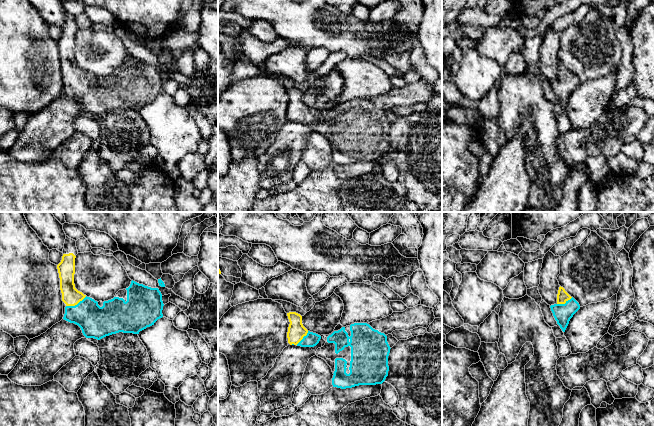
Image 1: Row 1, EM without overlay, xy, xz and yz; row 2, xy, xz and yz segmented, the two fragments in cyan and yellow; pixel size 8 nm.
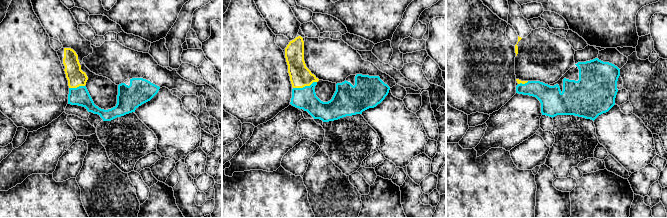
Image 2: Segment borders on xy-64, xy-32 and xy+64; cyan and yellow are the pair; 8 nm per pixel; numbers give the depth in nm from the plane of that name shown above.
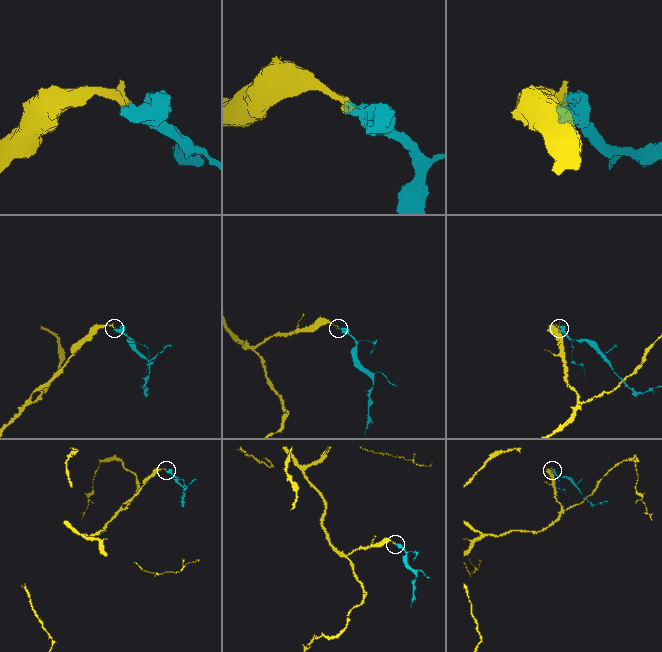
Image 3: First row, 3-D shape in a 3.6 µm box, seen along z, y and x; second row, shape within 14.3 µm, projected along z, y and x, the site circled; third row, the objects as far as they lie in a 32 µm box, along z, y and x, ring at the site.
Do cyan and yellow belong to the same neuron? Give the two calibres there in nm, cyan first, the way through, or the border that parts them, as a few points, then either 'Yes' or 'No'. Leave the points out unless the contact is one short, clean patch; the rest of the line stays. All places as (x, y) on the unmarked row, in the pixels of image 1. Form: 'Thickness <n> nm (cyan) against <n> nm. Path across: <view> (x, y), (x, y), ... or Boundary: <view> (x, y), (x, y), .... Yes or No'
Thickness 260 nm (cyan) against 150 nm. Path across: xy (96, 98), (77, 80), (71, 72). Yes

